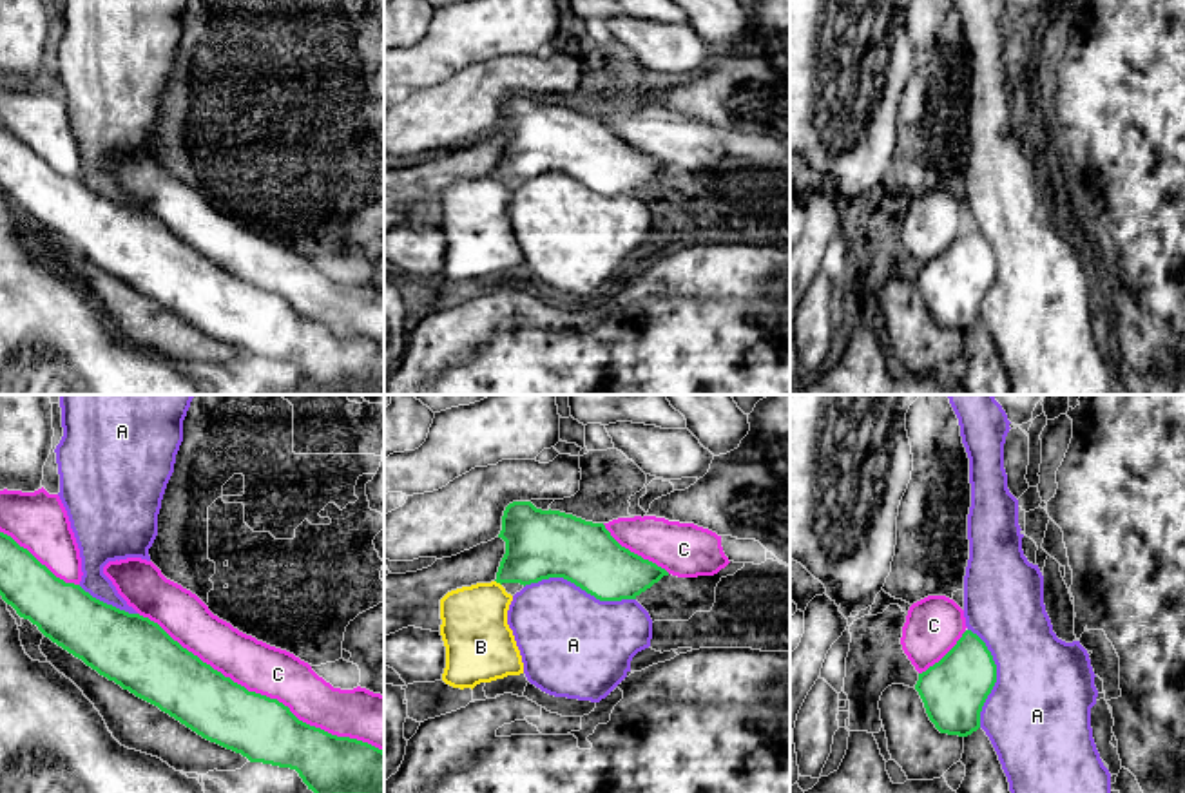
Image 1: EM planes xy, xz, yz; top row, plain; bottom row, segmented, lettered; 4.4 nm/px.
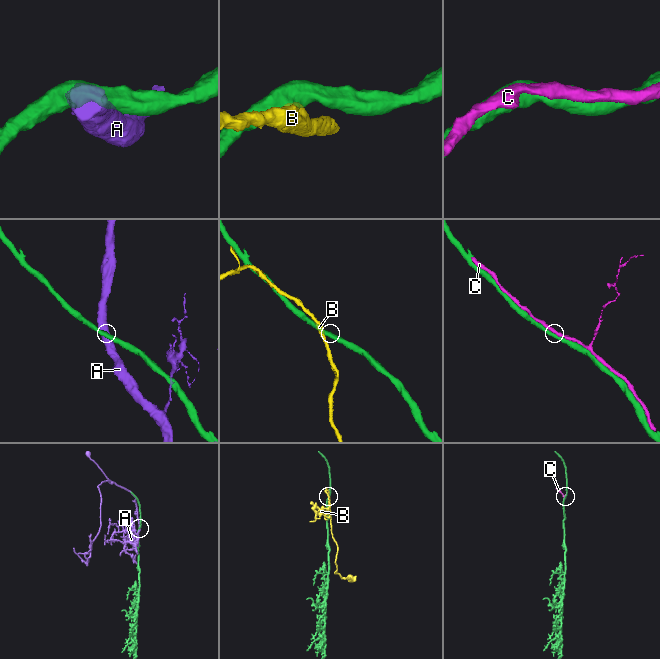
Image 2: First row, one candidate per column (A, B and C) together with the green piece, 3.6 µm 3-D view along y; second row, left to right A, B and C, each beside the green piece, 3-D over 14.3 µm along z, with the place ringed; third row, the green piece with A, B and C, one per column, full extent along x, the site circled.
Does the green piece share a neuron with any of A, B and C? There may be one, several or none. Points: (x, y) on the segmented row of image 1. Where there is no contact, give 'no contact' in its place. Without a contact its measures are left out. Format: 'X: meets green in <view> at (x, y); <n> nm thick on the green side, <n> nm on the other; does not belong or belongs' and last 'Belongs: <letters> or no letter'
A: meets green in xz at (580, 587); 300 nm thick on the green side, 460 nm on the other; does not belong
B: meets green in xz at (499, 582); 300 nm thick on the green side, 300 nm on the other; does not belong
C: meets green in xy at (260, 694); 280 nm thick on the green side, 220 nm on the other; belongs
Belongs: C

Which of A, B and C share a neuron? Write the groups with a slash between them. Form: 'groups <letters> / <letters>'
groups A / B / C

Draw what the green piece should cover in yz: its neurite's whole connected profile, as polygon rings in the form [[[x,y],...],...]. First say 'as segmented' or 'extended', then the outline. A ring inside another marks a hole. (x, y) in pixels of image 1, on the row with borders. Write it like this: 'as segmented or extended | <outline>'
extended | [[[946,596],[913,603],[901,645],[919,672],[915,690],[935,728],[959,737],[977,731],[997,664],[986,643],[966,626],[964,610]]]

